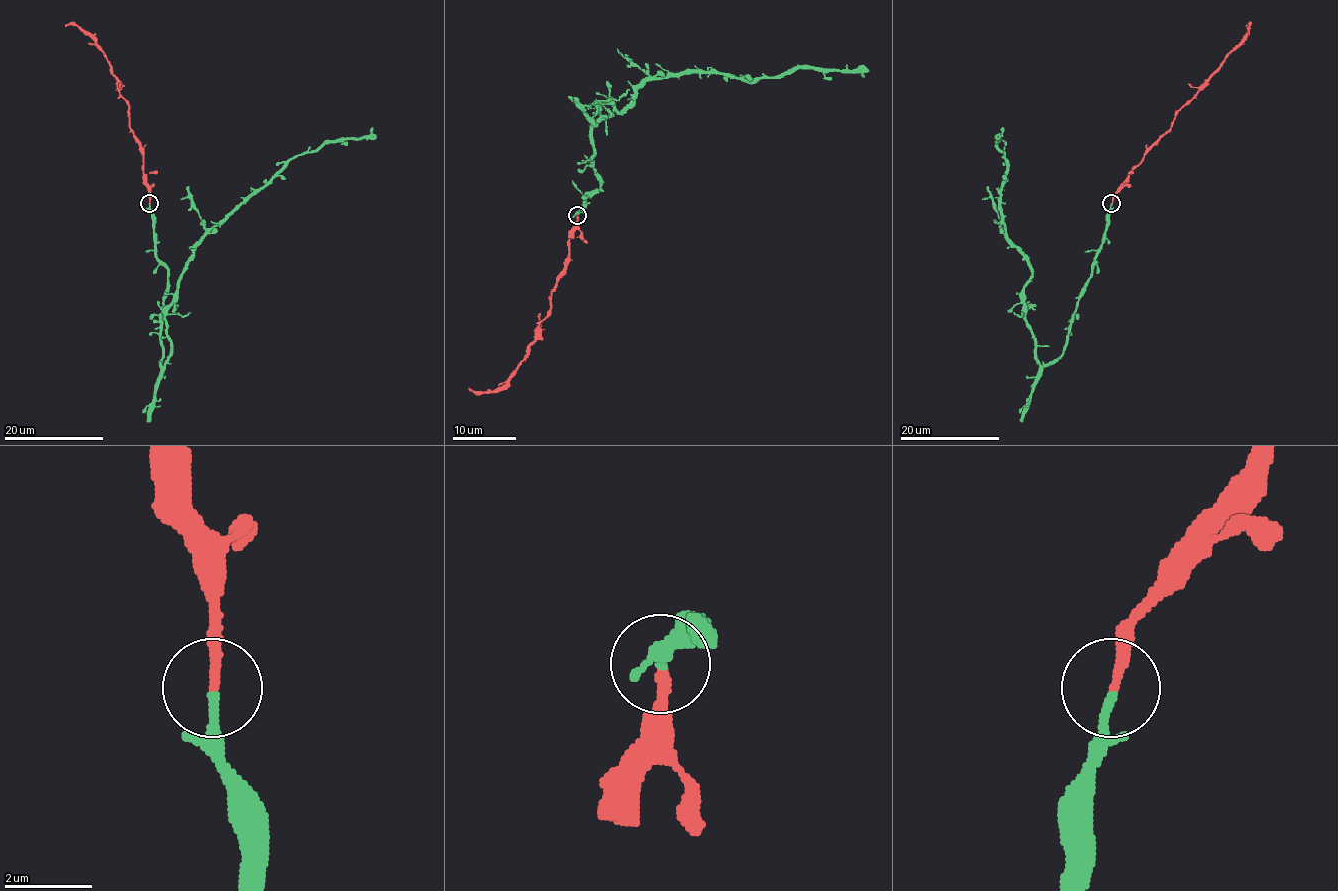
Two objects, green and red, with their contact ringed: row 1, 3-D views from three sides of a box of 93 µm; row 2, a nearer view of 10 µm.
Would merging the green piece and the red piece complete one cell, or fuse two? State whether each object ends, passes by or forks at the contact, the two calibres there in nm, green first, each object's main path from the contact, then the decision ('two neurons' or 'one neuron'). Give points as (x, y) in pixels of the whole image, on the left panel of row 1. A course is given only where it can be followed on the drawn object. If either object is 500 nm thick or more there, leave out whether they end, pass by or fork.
green passes by; red ends there; 150 nm thick on the green side, 240 nm on the other; green runs (149, 203), (154, 254), (168, 271), (163, 366), (165, 312), (193, 249), (290, 160), (367, 137), (372, 128); red runs (149, 203), (143, 150), (130, 128), (128, 103), (118, 90), (118, 79), (101, 47), (75, 25), (65, 26); one neuron

